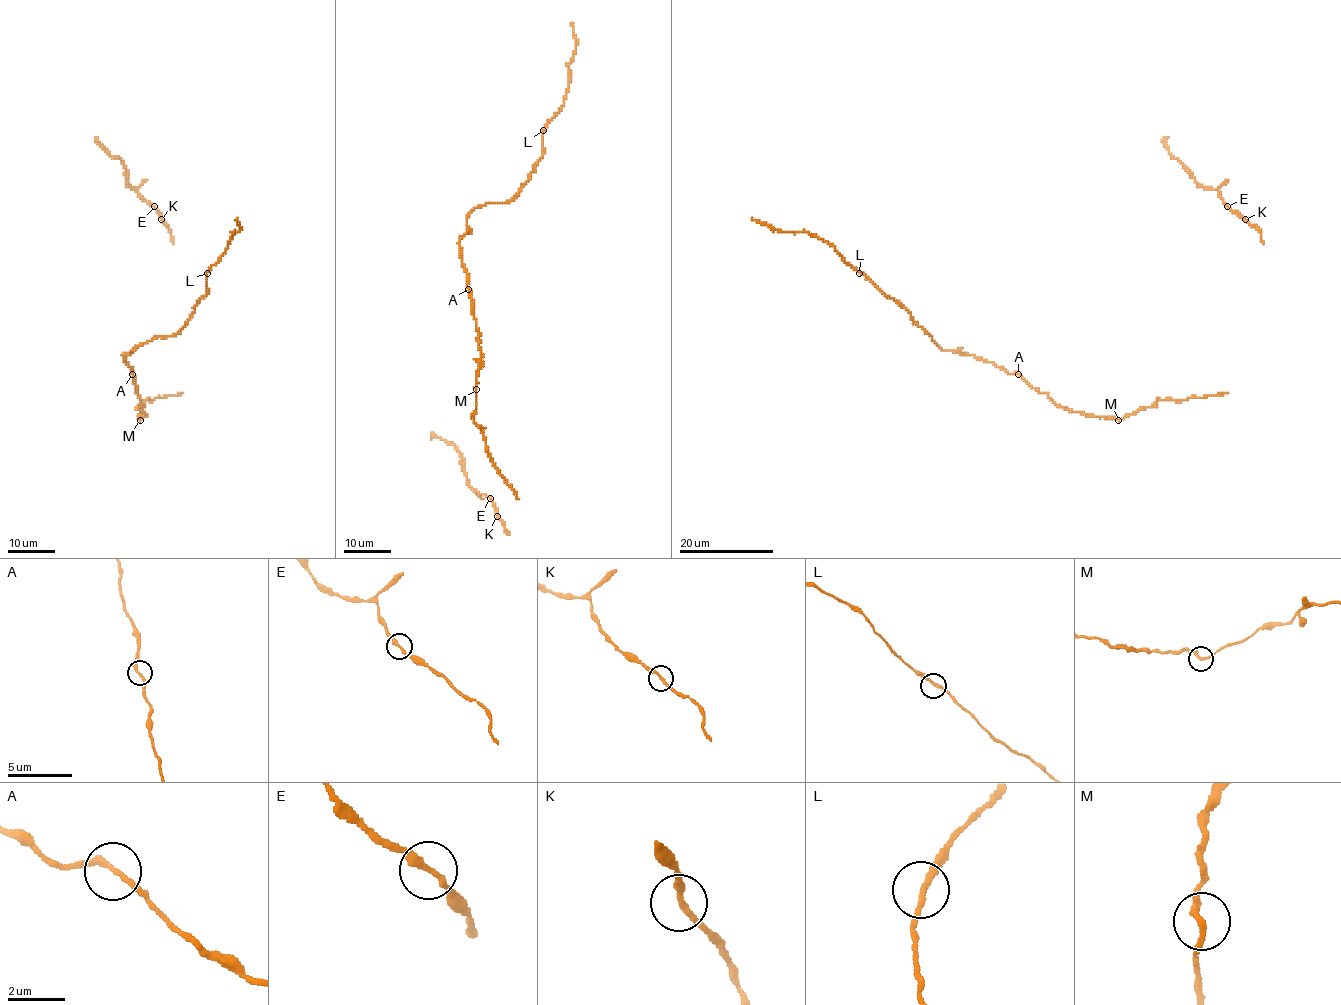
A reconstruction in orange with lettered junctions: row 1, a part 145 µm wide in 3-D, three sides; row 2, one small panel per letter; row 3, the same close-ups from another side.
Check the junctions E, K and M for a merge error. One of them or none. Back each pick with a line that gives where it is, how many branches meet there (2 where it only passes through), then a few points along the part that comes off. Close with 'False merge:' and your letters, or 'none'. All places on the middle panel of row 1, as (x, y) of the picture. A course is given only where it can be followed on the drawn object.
False merge: none

